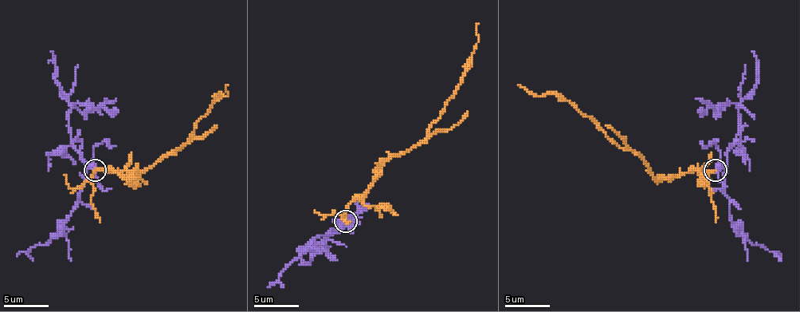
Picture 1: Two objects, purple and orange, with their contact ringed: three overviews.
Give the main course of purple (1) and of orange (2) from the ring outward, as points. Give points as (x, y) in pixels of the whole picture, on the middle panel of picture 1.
1: (346, 222), (337, 231), (328, 235), (319, 235), (268, 286)
2: (346, 222), (346, 208), (362, 195), (375, 172), (427, 136), (472, 60), (478, 35), (478, 24)

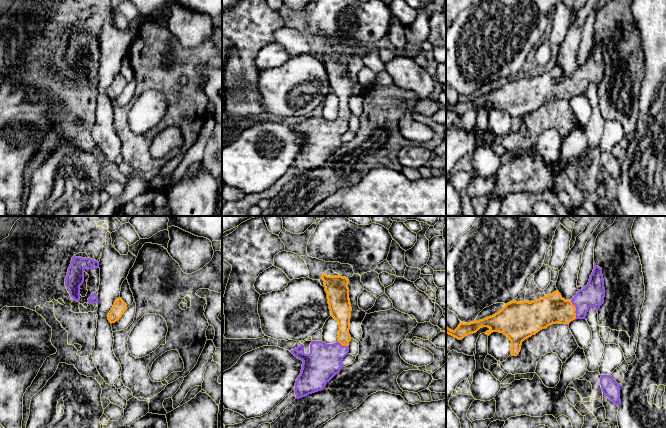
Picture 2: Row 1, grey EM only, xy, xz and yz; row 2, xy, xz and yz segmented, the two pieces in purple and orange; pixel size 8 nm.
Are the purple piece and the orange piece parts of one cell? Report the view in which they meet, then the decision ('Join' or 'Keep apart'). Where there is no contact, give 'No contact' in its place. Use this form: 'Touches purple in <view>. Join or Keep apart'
Touches purple in yz. Join

